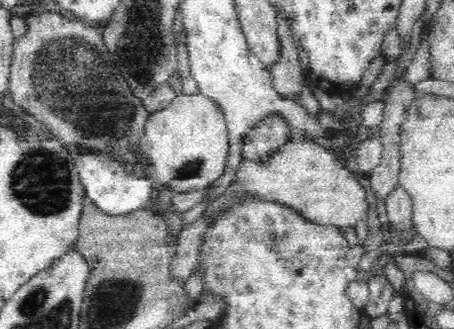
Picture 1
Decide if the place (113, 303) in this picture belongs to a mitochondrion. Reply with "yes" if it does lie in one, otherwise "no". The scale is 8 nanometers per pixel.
yes

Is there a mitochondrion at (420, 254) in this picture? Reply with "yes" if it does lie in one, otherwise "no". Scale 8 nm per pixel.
no

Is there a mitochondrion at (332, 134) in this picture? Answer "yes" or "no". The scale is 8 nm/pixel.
no

